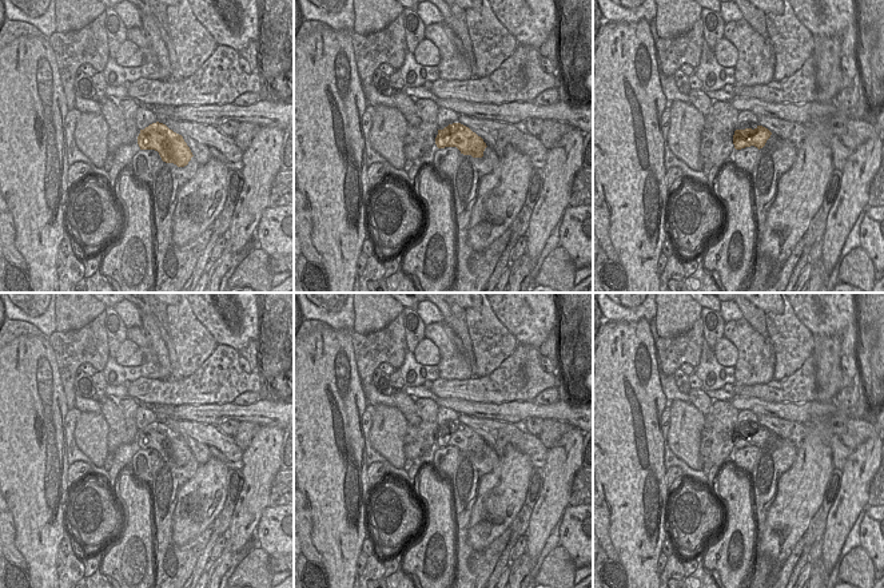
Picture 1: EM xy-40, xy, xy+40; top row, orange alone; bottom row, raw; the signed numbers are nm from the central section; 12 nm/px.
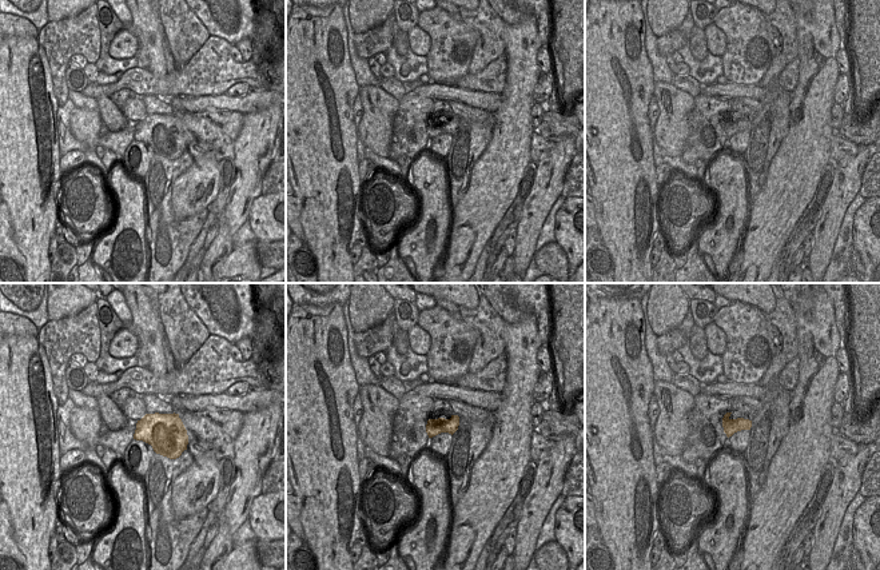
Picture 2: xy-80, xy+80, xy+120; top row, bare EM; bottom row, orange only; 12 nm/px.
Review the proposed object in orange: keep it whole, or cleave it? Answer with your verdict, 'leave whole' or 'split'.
leave whole

